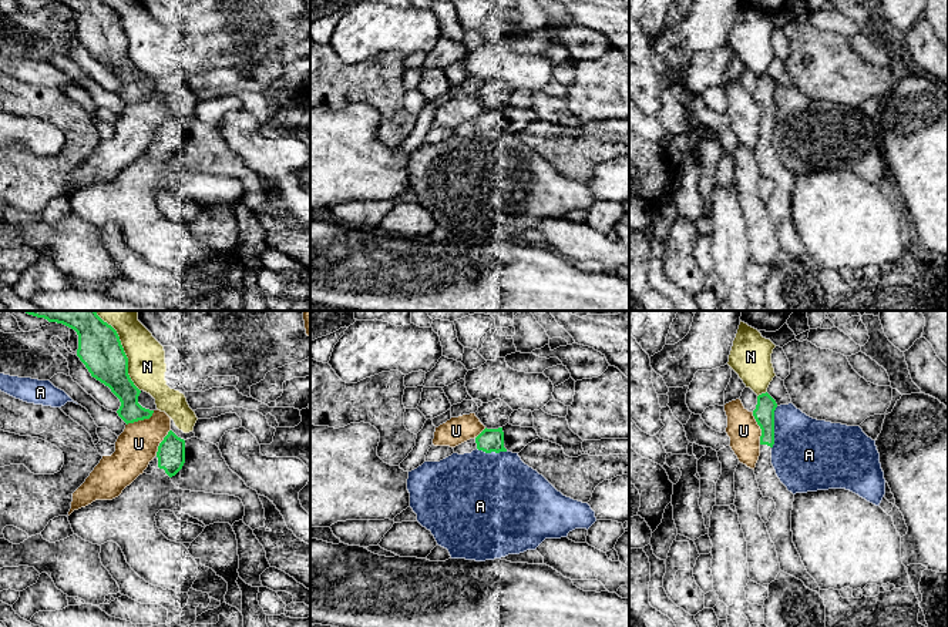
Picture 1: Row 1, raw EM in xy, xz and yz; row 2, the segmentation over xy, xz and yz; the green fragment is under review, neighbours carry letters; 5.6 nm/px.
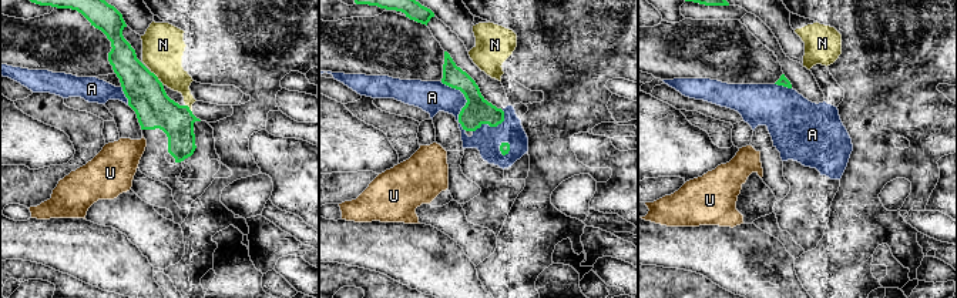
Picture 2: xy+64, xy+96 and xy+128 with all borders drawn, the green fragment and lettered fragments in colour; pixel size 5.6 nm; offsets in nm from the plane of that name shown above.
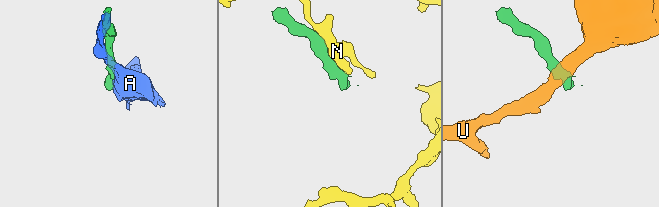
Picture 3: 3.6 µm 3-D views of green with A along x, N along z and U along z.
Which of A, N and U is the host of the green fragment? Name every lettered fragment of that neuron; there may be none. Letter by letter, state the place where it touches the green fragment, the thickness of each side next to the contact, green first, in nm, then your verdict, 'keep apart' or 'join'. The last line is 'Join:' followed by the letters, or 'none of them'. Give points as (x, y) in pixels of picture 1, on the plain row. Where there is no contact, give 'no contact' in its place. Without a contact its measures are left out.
A: meets green in yz at (773, 109); 120 nm thick on the green side, 400 nm on the other; keep apart
N: meets green in xy at (124, 34); 240 nm thick on the green side, 220 nm on the other; keep apart
U: meets green in yz at (760, 109); 120 nm thick on the green side, 180 nm on the other; keep apart
Join: none of them

